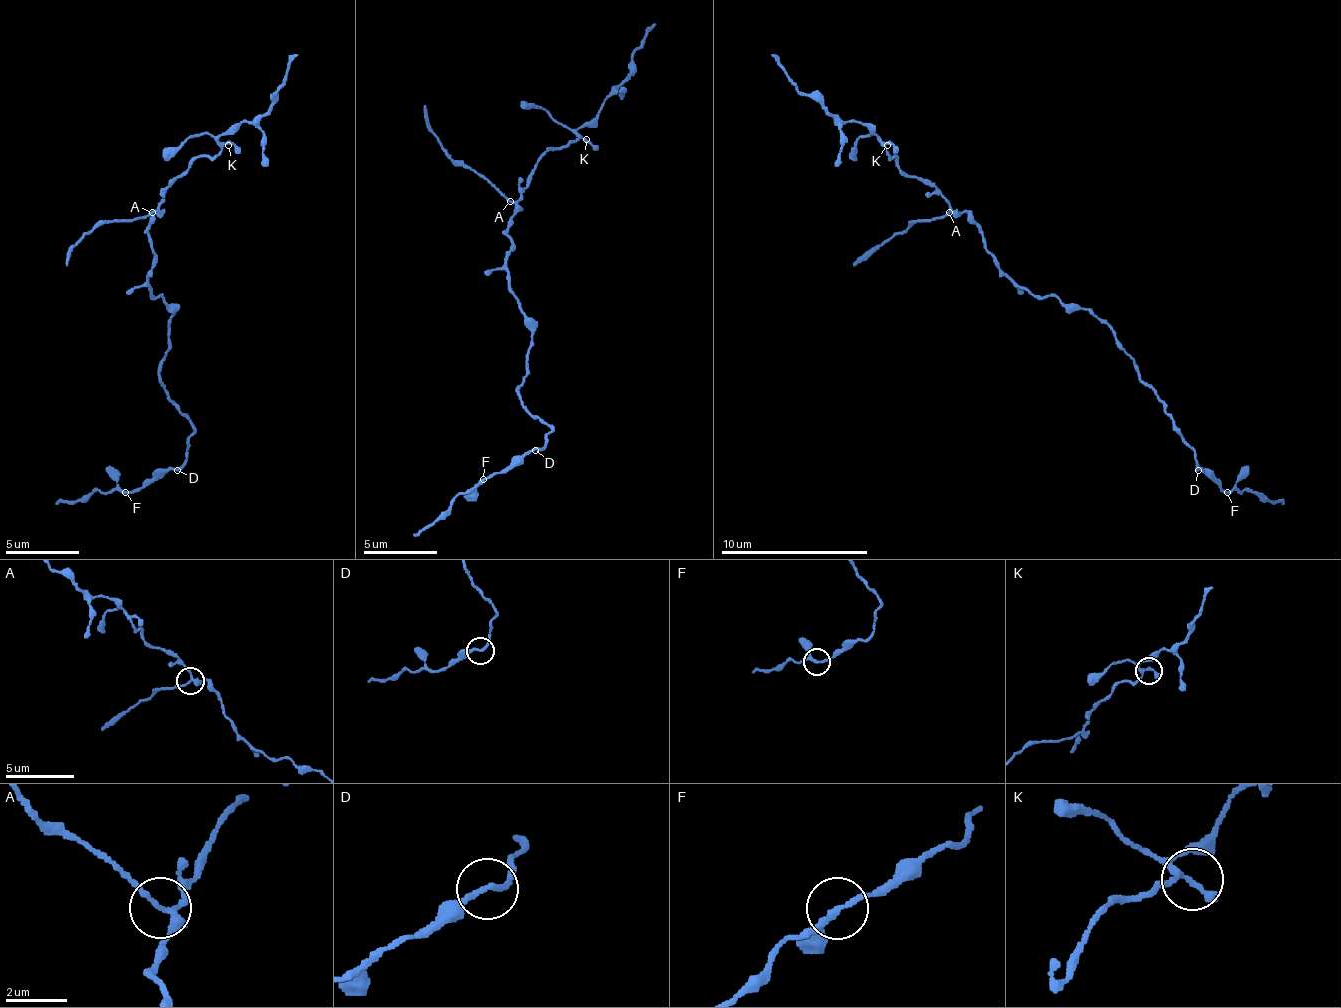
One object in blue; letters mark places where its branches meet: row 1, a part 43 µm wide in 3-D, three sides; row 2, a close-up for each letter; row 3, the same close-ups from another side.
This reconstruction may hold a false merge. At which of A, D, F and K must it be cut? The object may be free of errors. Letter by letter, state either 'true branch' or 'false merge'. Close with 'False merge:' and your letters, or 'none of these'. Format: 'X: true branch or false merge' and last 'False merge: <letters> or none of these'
A: false merge
D: true branch
F: true branch
K: true branch
False merge: A

